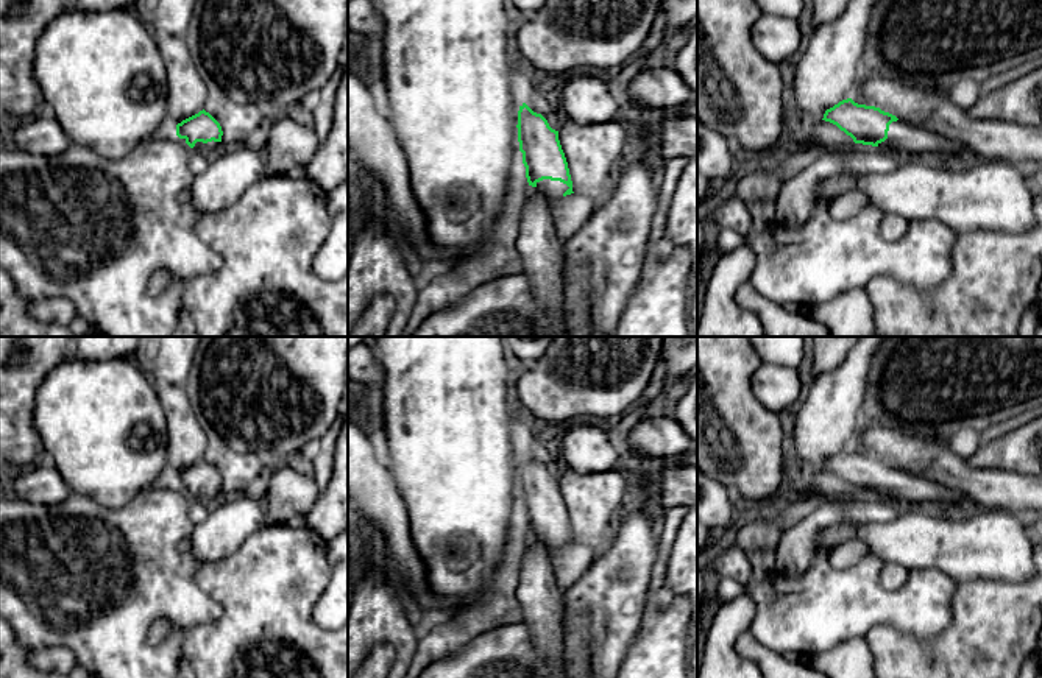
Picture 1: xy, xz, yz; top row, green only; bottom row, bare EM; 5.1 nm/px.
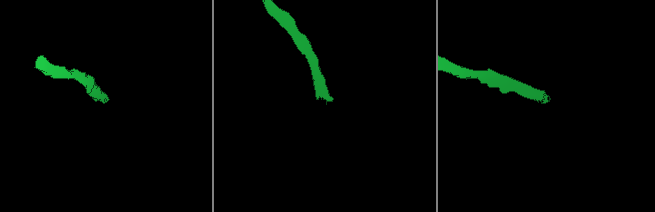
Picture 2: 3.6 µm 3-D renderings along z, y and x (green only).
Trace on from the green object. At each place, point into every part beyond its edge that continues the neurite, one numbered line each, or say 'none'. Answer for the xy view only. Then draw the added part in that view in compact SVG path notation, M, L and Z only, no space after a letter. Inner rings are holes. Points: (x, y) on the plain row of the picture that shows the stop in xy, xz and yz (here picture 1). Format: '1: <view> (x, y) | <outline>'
1: xy (209, 497) | M197 491L195 496L193 496L195 500L200 500L206 505L214 505L215 502L218 502L220 499L223 499L223 493L222 491L207 491L207 493L203 493L203 491Z

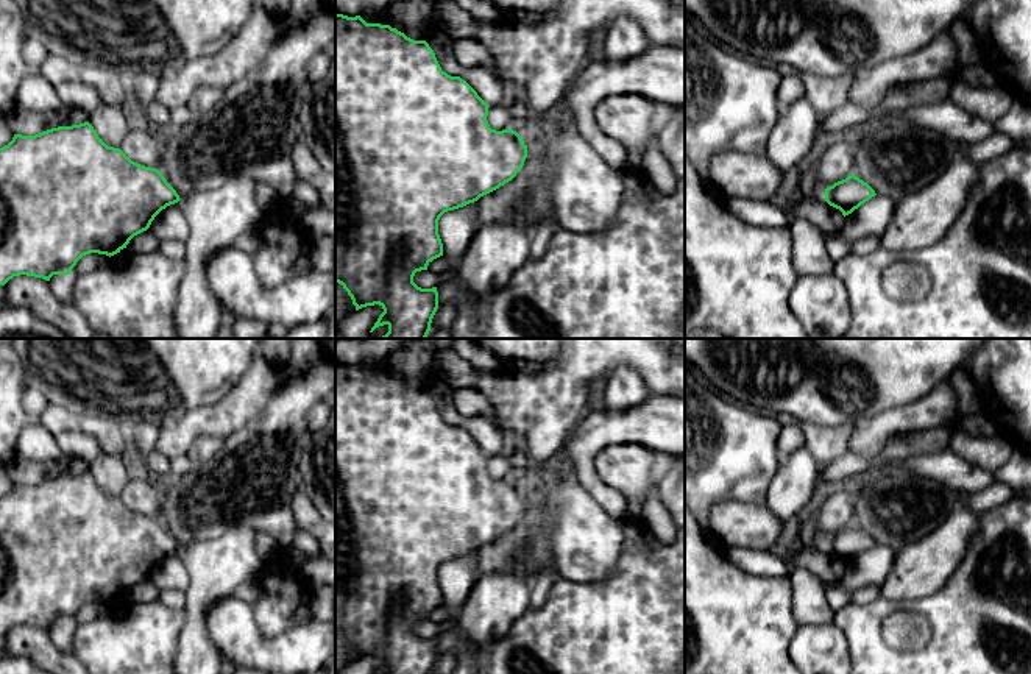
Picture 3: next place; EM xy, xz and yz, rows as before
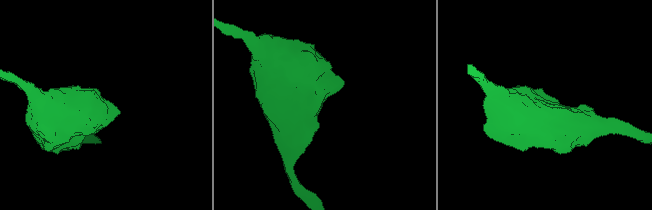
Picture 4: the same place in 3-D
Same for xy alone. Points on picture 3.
none

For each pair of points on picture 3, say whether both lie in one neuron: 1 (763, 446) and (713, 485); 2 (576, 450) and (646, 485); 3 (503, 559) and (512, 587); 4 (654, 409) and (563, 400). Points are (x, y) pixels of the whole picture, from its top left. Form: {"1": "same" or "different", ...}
{"1": "same", "2": "different", "3": "different", "4": "different"}

